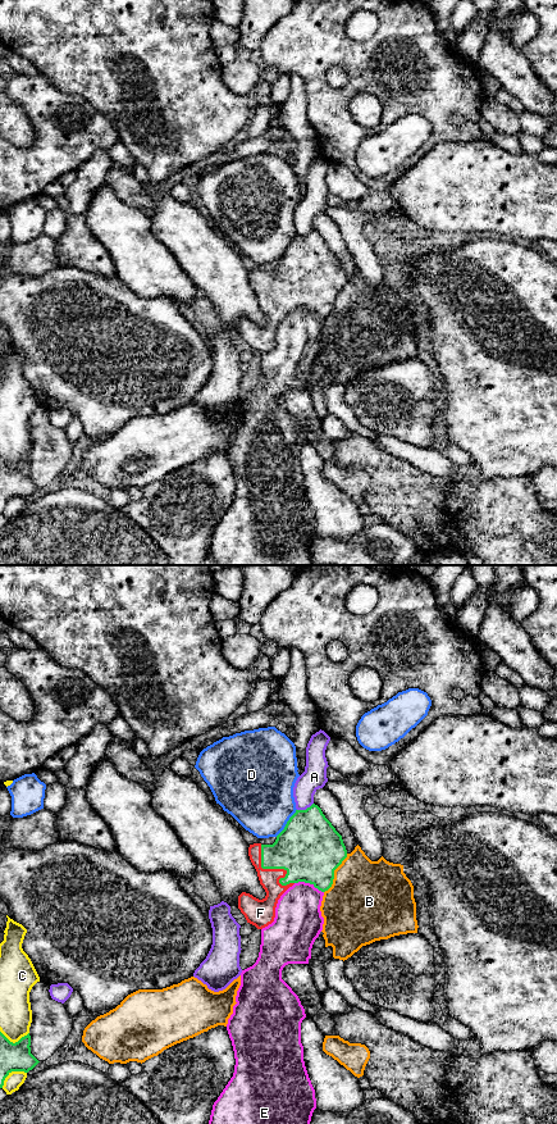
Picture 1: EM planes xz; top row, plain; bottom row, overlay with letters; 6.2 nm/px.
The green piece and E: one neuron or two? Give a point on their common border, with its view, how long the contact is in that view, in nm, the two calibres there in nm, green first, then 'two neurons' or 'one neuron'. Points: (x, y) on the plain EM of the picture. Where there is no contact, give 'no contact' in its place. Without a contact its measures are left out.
xz (309, 308) | 200 nm | 400/300 nm | two neurons

